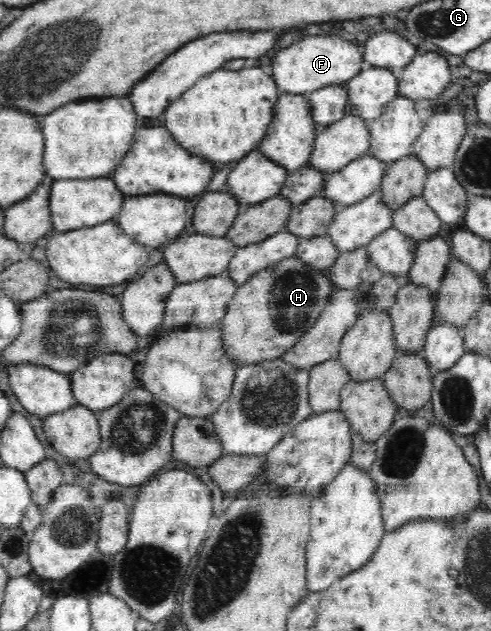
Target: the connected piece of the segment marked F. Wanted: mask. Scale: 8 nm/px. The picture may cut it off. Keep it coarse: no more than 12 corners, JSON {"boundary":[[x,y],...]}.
{"boundary":[[304,37],[275,53],[278,93],[350,81],[365,66],[343,37]]}

